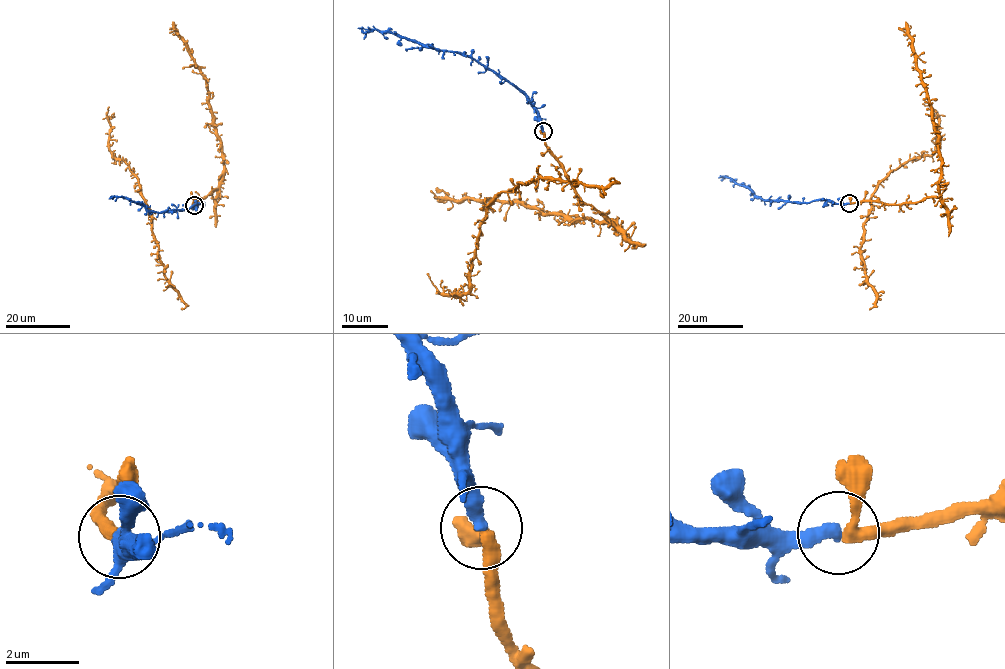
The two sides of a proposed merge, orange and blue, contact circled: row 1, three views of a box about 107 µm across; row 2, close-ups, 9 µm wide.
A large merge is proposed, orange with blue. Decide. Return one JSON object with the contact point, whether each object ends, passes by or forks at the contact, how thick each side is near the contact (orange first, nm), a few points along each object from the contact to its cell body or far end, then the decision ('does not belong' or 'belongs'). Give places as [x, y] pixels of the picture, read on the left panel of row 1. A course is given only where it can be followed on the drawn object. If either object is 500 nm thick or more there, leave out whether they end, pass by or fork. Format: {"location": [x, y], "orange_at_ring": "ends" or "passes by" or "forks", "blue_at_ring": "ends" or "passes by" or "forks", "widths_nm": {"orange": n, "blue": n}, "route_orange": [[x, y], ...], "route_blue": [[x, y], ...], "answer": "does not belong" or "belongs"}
{"location": [194, 205], "orange_at_ring": "passes by", "blue_at_ring": "ends", "widths_nm": {"orange": 300, "blue": 380}, "route_orange": [[194, 205], [218, 187], [223, 146], [206, 78], [188, 46], [170, 28]], "route_blue": [[195, 205], [149, 211], [129, 198], [113, 196], [108, 199]], "answer": "belongs"}

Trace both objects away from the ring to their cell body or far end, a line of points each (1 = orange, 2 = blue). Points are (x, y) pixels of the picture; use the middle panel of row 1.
1: (543, 132), (544, 143), (582, 201), (616, 226), (520, 203), (443, 199), (430, 190)
2: (543, 131), (539, 113), (523, 93), (473, 59), (455, 52), (426, 47), (390, 33), (357, 28)

